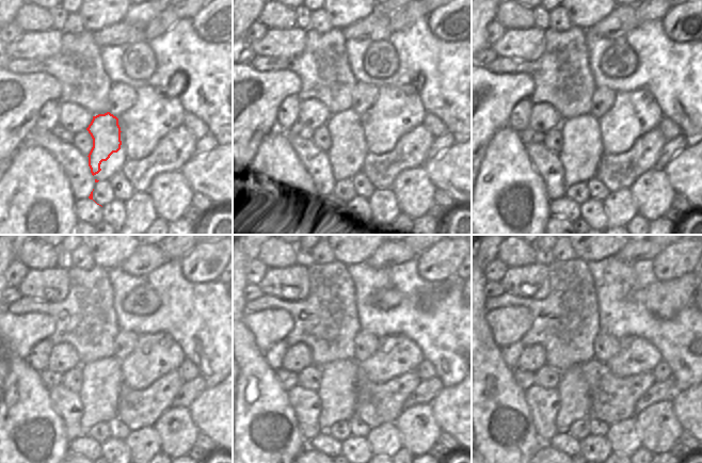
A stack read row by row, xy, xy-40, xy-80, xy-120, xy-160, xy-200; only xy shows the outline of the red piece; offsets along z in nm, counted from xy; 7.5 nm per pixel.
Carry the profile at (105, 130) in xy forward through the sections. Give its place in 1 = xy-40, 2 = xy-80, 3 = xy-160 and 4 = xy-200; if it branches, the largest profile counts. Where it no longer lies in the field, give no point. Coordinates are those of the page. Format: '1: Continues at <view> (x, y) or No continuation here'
1: Continues at xy-40 (348, 122)
2: Continues at xy-80 (587, 124)
3: Continues at xy-160 (349, 367)
4: Continues at xy-200 (572, 374)

